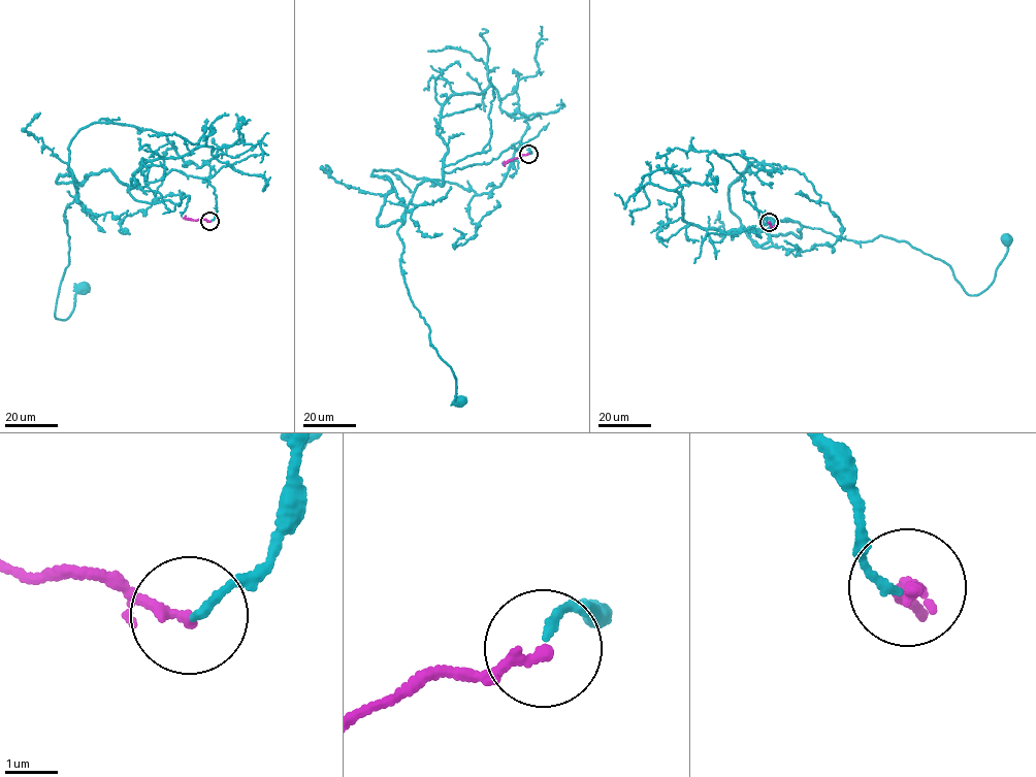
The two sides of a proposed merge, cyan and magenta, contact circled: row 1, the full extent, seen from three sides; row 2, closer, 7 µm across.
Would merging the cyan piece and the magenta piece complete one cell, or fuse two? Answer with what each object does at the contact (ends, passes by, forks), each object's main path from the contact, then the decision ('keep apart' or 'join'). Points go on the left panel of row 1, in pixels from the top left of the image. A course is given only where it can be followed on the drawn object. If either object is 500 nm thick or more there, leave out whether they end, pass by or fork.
cyan ends there; magenta ends there; cyan runs (209, 222), (205, 177), (171, 169), (127, 191), (90, 173), (63, 216), (54, 316), (84, 288); magenta runs (209, 221), (188, 220), (185, 215); join

